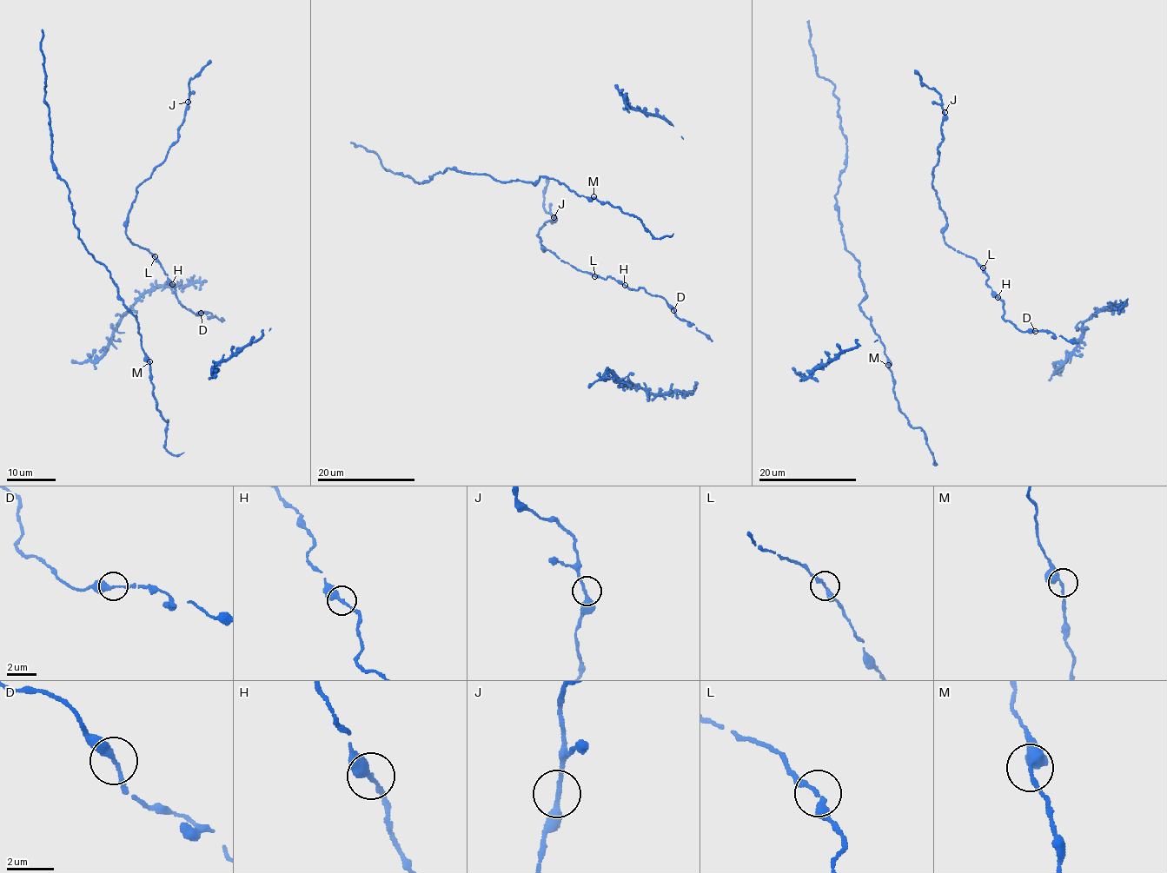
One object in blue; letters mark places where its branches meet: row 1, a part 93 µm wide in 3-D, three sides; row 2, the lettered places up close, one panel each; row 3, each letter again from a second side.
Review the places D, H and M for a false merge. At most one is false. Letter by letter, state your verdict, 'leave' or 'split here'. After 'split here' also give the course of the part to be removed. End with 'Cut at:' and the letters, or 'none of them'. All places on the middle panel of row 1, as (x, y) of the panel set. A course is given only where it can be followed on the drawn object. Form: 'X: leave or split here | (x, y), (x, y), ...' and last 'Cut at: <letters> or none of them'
D: leave
H: leave
M: leave
Cut at: none of them

